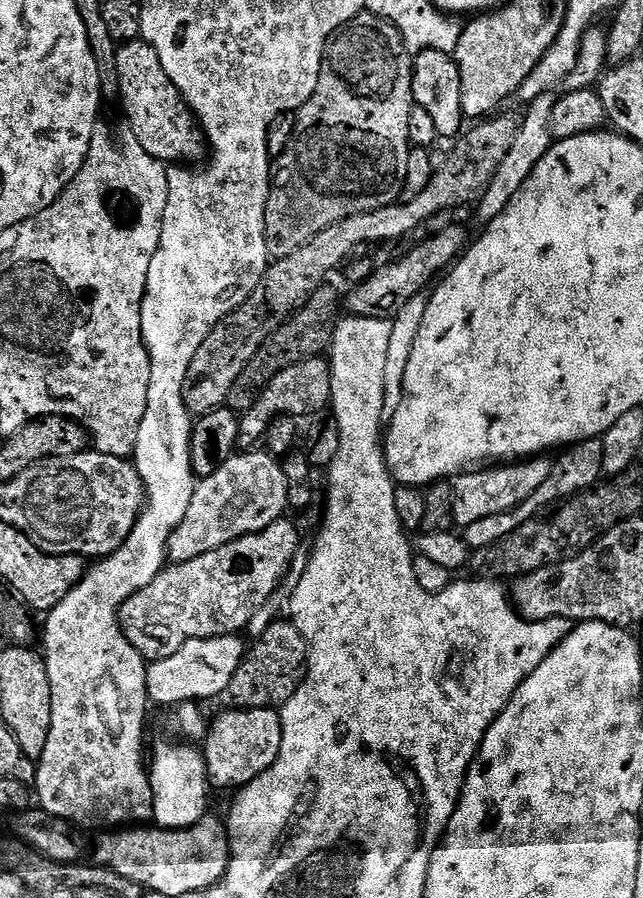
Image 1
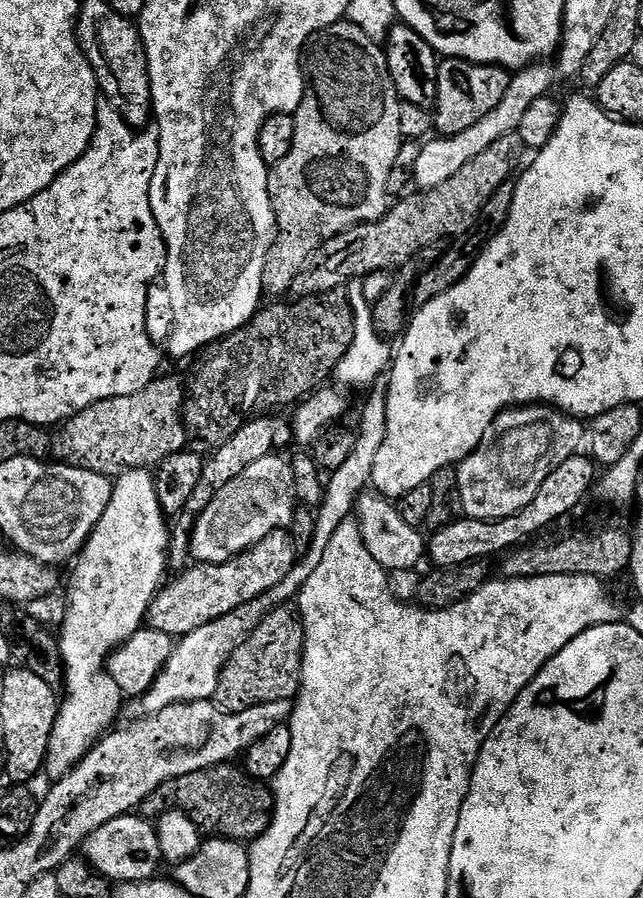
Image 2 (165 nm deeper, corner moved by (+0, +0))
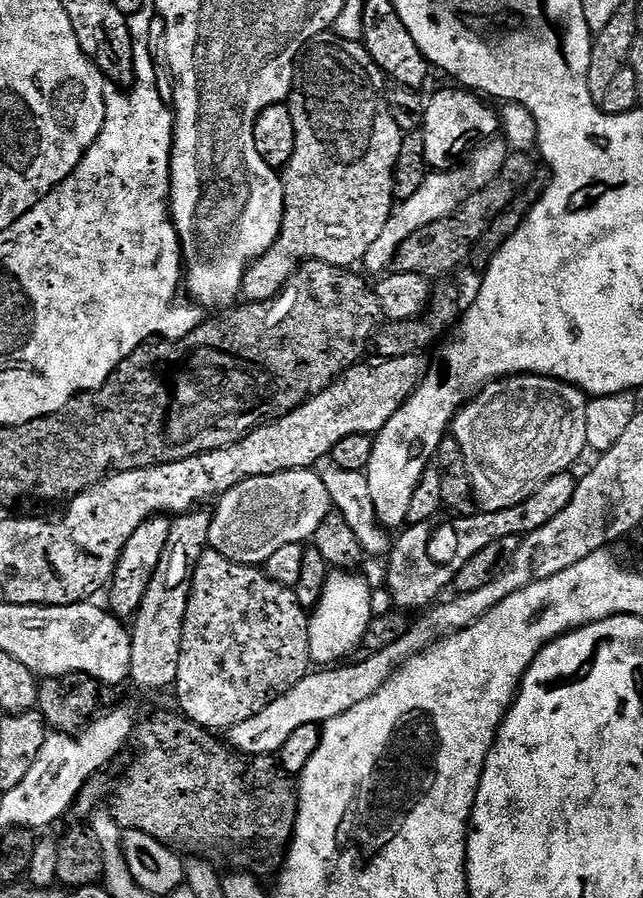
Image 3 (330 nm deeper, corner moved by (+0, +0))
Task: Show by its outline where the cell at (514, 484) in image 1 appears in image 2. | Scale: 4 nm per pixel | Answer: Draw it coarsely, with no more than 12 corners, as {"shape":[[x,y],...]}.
{"shape":[[550,404],[499,412],[456,468],[464,516],[501,520],[585,447]]}

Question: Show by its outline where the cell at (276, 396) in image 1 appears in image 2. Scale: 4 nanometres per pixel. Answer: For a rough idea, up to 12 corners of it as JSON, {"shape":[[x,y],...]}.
{"shape":[[248,420],[207,457],[171,529],[169,569],[189,567],[192,527],[246,466],[277,451],[285,421]]}

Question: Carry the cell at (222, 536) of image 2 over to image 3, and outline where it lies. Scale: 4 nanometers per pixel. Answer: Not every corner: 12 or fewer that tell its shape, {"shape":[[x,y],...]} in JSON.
{"shape":[[319,471],[245,478],[219,497],[208,548],[263,566],[333,511]]}

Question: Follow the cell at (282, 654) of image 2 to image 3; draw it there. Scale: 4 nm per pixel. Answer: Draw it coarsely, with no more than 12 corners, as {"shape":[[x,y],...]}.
{"shape":[[205,550],[174,685],[209,730],[313,667],[309,613]]}

